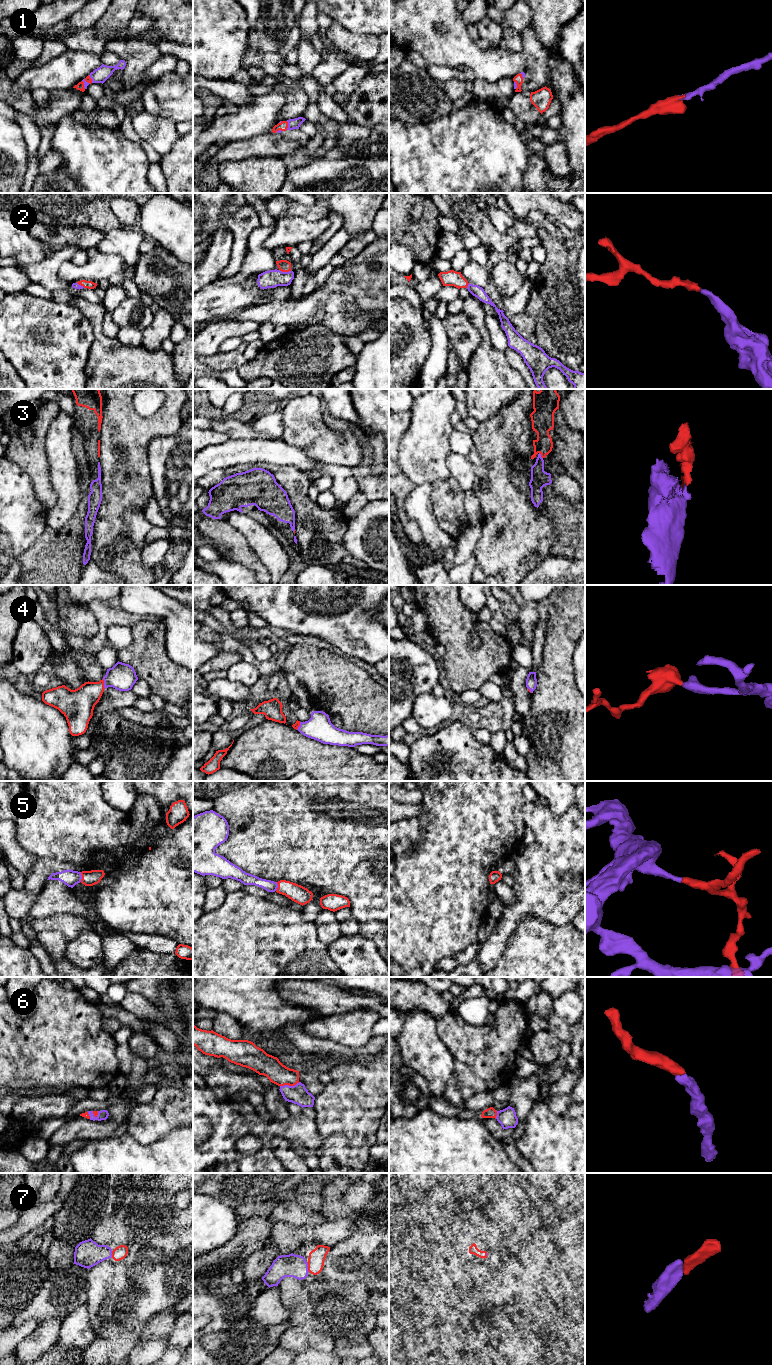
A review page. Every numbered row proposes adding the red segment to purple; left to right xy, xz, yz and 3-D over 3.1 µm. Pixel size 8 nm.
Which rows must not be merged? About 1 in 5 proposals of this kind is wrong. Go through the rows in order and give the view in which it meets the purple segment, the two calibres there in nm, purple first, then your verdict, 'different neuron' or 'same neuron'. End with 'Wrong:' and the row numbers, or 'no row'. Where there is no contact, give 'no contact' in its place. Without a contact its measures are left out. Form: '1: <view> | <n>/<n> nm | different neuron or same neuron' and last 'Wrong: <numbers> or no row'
1: xz | 80/70 nm | same neuron
2: xz | 140/100 nm | same neuron
3: yz | 140/160 nm | same neuron
4: xy | 220/240 nm | same neuron
5: xy | 130/130 nm | same neuron
6: xz | 160/170 nm | same neuron
7: xz | 180/130 nm | same neuron
Wrong: no row

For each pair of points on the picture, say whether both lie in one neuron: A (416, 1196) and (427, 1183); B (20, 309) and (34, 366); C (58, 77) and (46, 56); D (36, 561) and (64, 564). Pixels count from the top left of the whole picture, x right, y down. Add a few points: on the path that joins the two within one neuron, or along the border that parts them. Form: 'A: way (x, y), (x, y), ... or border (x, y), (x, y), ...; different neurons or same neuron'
A: border (409, 1183), (428, 1192); different neurons
B: way (20, 323), (34, 337), (34, 352); same neuron
C: border (67, 49), (39, 66), (31, 65); different neurons
D: way (43, 564), (57, 564); same neuron

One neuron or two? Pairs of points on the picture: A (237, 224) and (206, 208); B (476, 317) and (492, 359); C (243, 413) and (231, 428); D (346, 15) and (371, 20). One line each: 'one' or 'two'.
A: one
B: one
C: two
D: one

